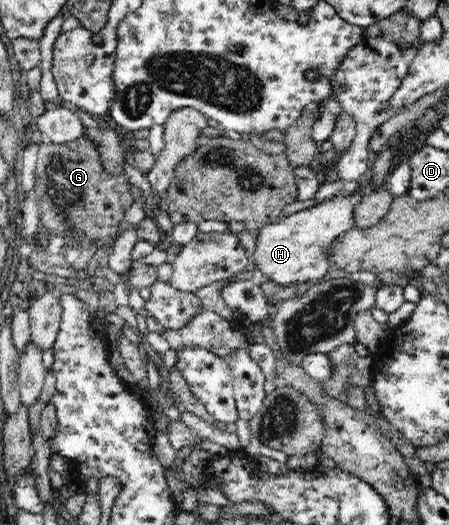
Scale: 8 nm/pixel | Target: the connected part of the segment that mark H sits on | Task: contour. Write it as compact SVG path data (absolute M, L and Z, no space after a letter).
M356 191L293 213L283 221L265 225L257 232L252 259L258 278L263 273L274 283L292 285L324 277L332 268L330 247L343 233L355 227L355 205L362 199L362 191Z

